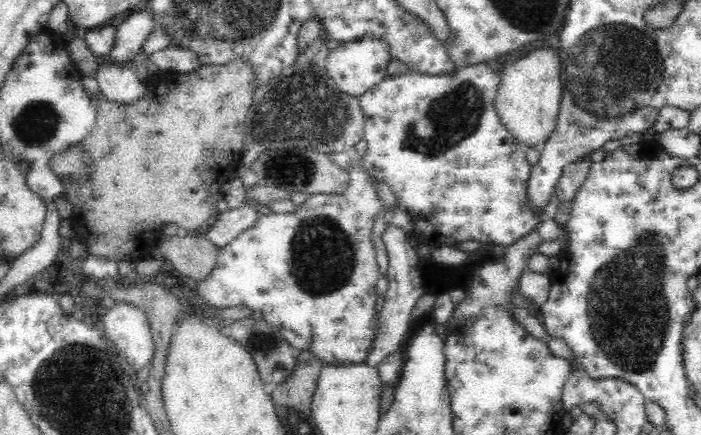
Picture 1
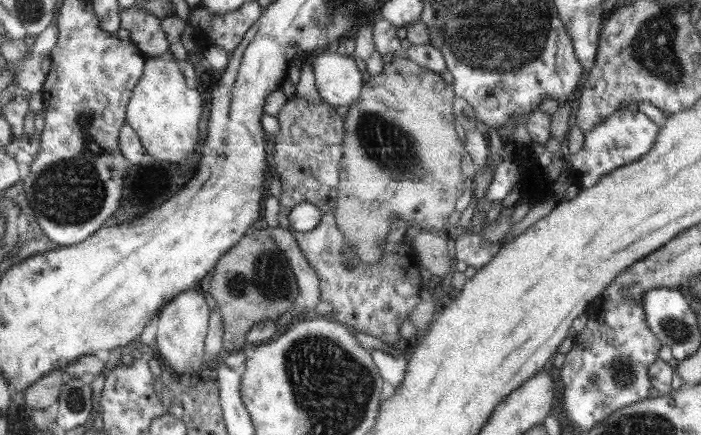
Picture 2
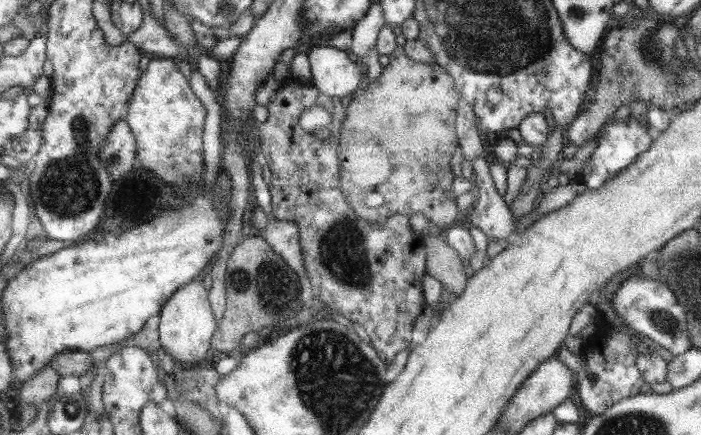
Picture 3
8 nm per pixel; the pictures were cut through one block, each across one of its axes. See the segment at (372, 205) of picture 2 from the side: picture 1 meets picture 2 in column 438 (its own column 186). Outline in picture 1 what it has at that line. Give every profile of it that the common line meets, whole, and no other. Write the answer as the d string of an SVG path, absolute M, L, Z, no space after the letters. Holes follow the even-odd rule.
M234 59L227 64L222 65L202 65L196 70L188 73L166 72L164 78L160 78L158 82L158 94L156 94L156 76L146 79L147 91L141 99L129 104L120 104L108 102L104 95L96 93L92 96L92 105L97 111L97 120L94 128L88 134L88 138L84 142L80 142L78 146L62 152L60 156L56 155L56 160L52 162L52 171L58 176L60 183L64 187L63 196L70 204L72 211L69 216L72 236L78 237L86 246L89 255L108 257L116 262L129 256L132 260L142 260L143 255L147 255L154 244L154 236L152 236L152 224L154 226L164 227L166 223L178 224L182 231L186 234L192 233L192 228L196 229L196 233L201 233L208 225L208 222L214 219L216 213L216 205L219 200L223 200L223 194L220 192L220 186L230 180L232 172L236 168L240 168L240 156L244 149L244 128L246 128L246 116L252 107L253 94L257 89L256 75L253 74L253 67L248 60Z

